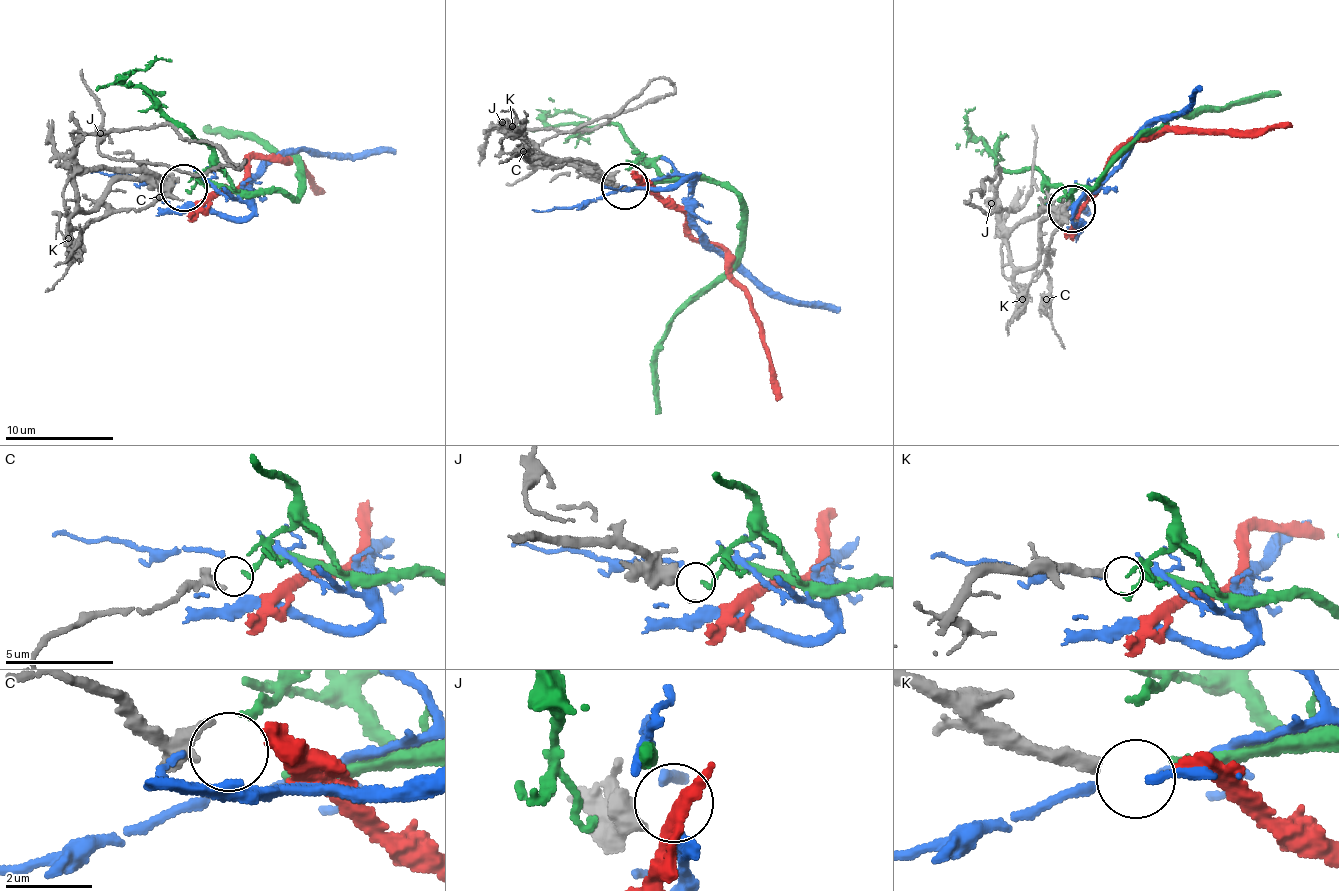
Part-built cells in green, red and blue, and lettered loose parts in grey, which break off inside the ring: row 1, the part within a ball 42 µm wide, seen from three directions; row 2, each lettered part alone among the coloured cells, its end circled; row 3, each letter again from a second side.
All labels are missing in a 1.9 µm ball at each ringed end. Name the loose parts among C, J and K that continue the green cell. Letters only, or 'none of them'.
K

